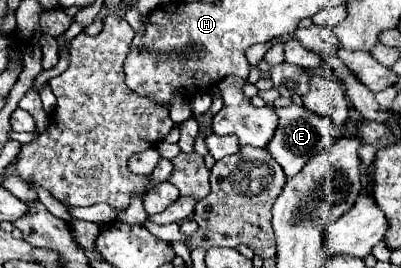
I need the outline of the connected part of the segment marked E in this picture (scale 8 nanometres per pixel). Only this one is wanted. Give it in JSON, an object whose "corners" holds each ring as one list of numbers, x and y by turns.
{"corners":[[291,104,285,108,277,108,277,116,279,116,279,124,275,136,267,144,267,152,277,160,277,164,283,168,287,178,299,174,299,170,307,164,307,160,319,154,319,150,327,150,327,146,331,146,331,142,343,134,343,130,337,128,327,116,309,112,305,106]]}

